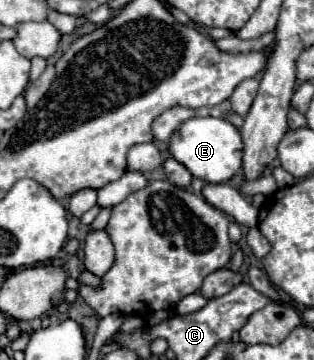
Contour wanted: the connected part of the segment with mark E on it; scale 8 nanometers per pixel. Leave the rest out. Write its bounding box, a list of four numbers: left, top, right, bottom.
[169,117,243,183]

